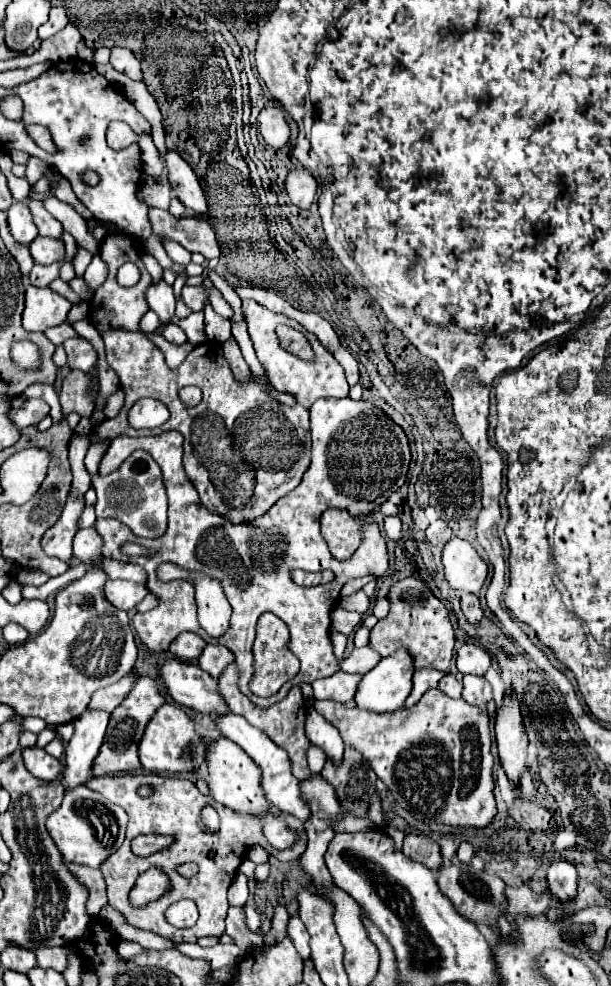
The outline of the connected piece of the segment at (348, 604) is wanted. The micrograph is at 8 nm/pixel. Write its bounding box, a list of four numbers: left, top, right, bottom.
[338,591,372,615]

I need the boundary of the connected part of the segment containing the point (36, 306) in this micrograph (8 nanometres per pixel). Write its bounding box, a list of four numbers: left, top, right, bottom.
[22,287,72,331]

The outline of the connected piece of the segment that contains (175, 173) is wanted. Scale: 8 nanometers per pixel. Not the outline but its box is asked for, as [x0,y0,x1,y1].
[162,151,208,215]

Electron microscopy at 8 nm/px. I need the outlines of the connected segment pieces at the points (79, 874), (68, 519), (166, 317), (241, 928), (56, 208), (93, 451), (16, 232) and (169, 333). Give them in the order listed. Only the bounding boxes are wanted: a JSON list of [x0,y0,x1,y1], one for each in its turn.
[[64,861,106,915],[42,495,86,563],[146,281,176,325],[226,906,270,951],[44,197,100,255],[86,443,106,475],[8,201,38,245],[164,323,186,345]]

